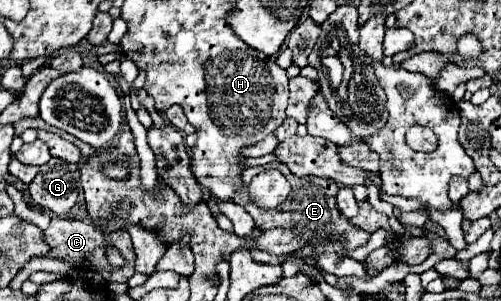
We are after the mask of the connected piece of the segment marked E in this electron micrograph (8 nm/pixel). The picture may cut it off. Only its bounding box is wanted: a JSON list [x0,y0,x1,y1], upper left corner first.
[233,161,369,259]

